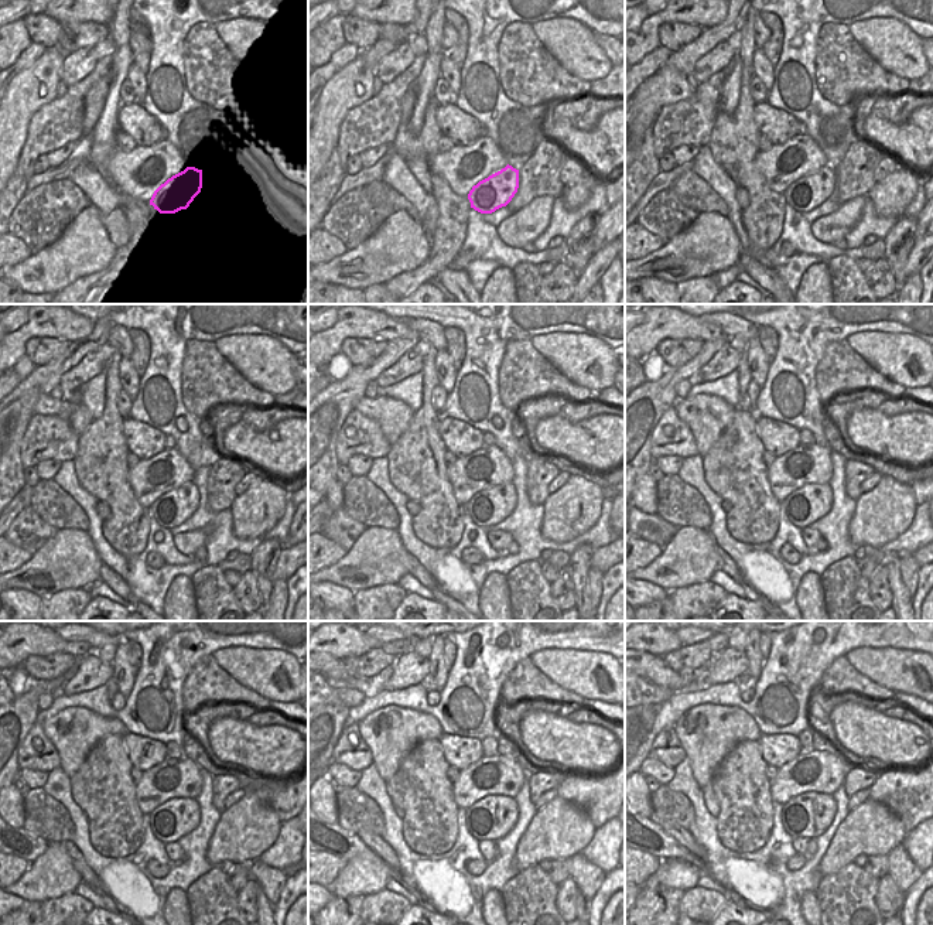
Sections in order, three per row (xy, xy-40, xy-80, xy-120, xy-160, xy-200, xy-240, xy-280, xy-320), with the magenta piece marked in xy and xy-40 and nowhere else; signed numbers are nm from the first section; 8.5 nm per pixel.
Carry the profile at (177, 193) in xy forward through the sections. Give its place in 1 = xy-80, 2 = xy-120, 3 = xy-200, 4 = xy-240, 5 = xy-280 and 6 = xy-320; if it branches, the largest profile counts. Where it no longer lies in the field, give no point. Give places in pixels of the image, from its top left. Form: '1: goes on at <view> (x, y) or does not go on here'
1: goes on at xy-80 (807, 193)
2: goes on at xy-120 (173, 508)
3: goes on at xy-200 (803, 507)
4: goes on at xy-240 (178, 816)
5: goes on at xy-280 (494, 816)
6: goes on at xy-320 (807, 815)

